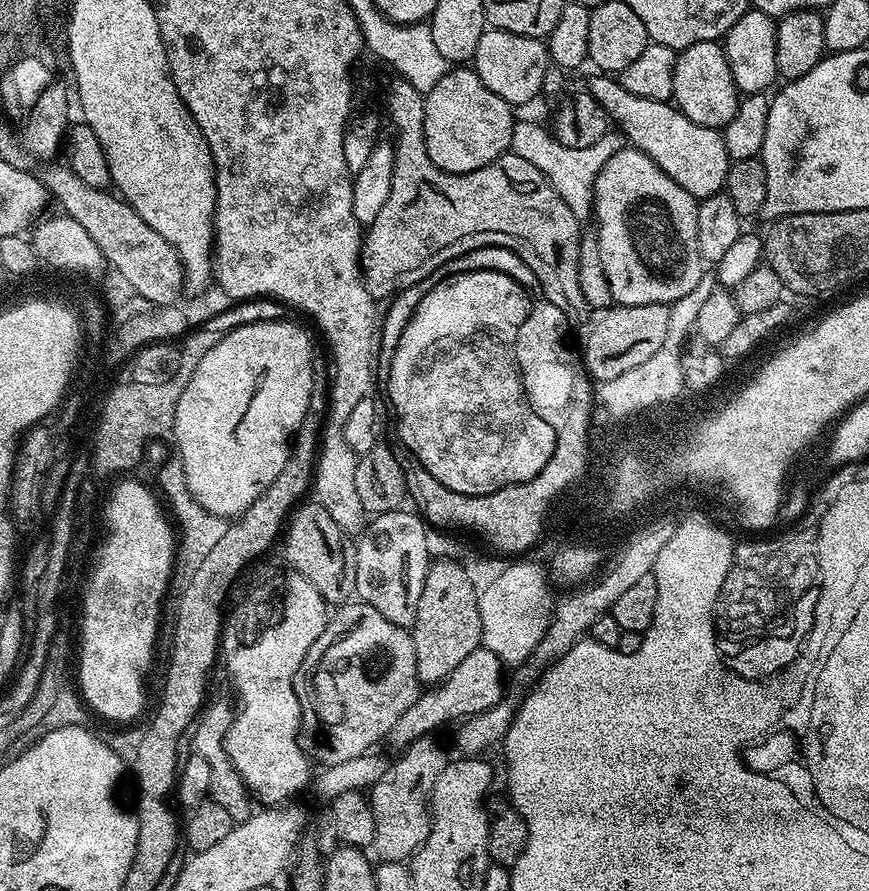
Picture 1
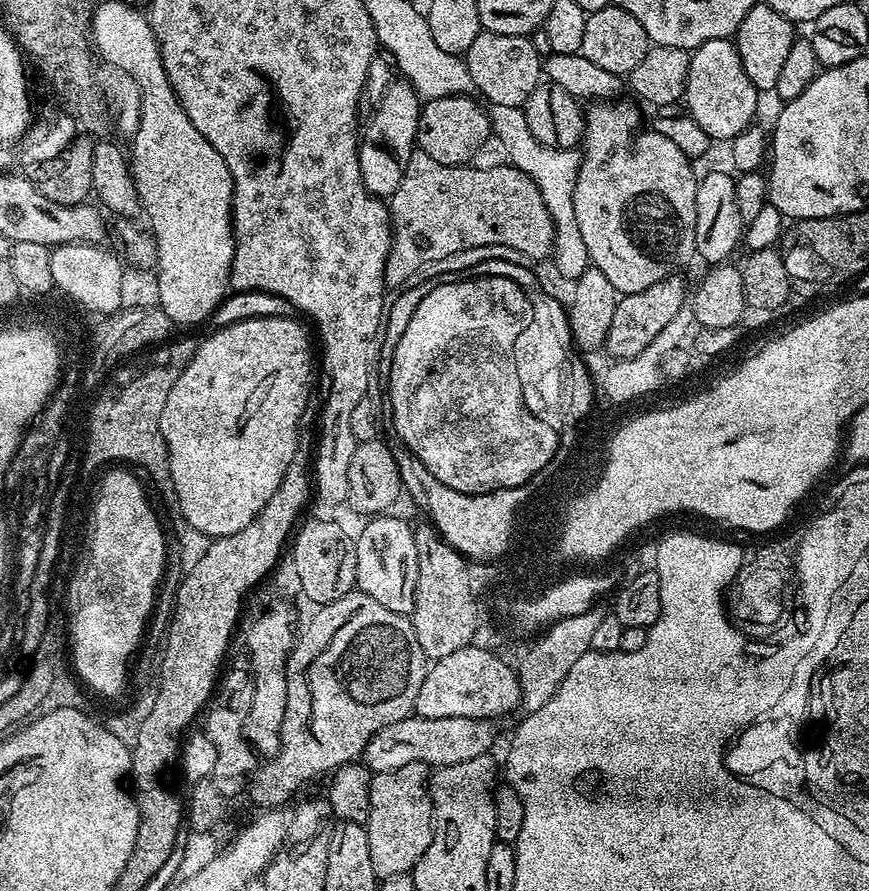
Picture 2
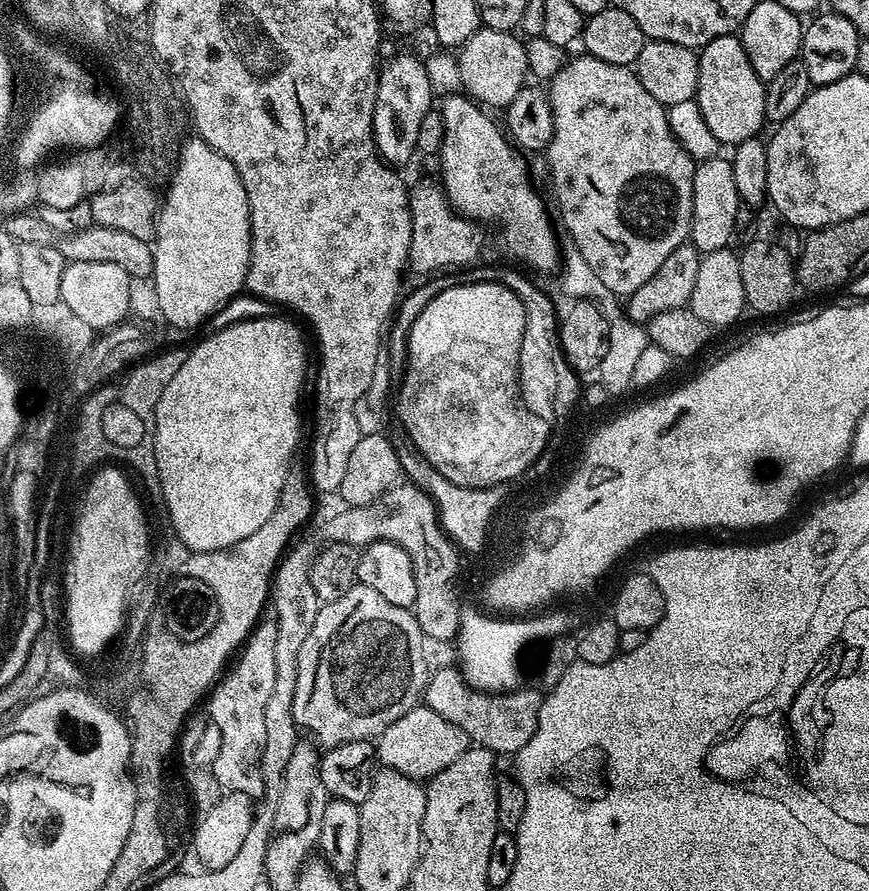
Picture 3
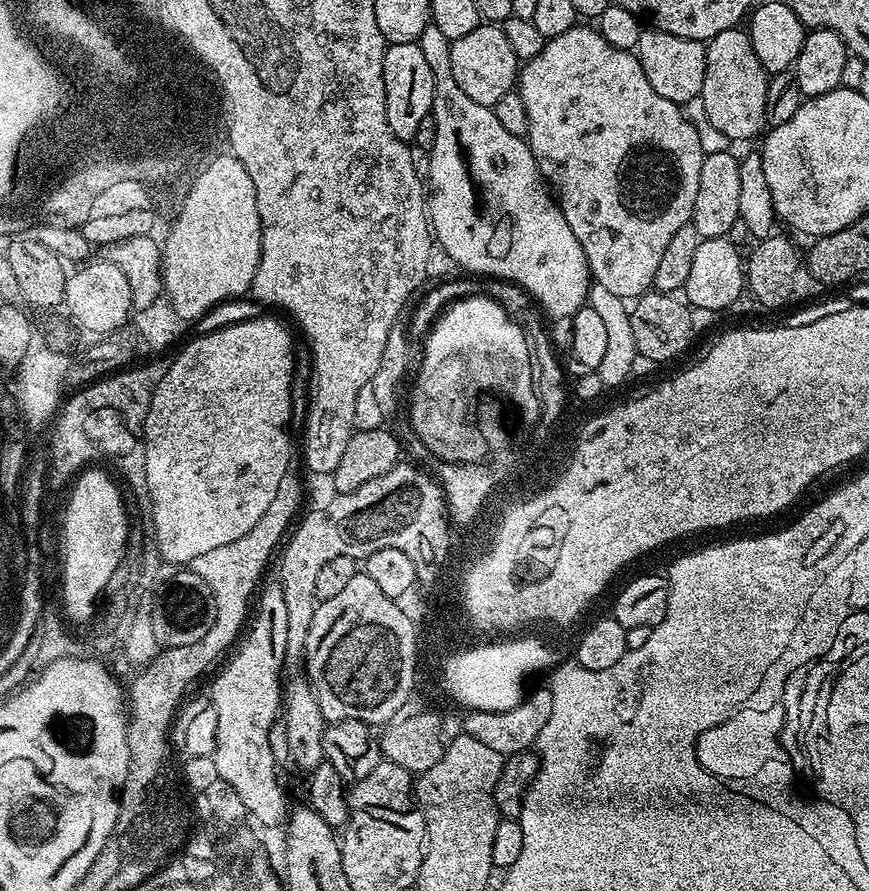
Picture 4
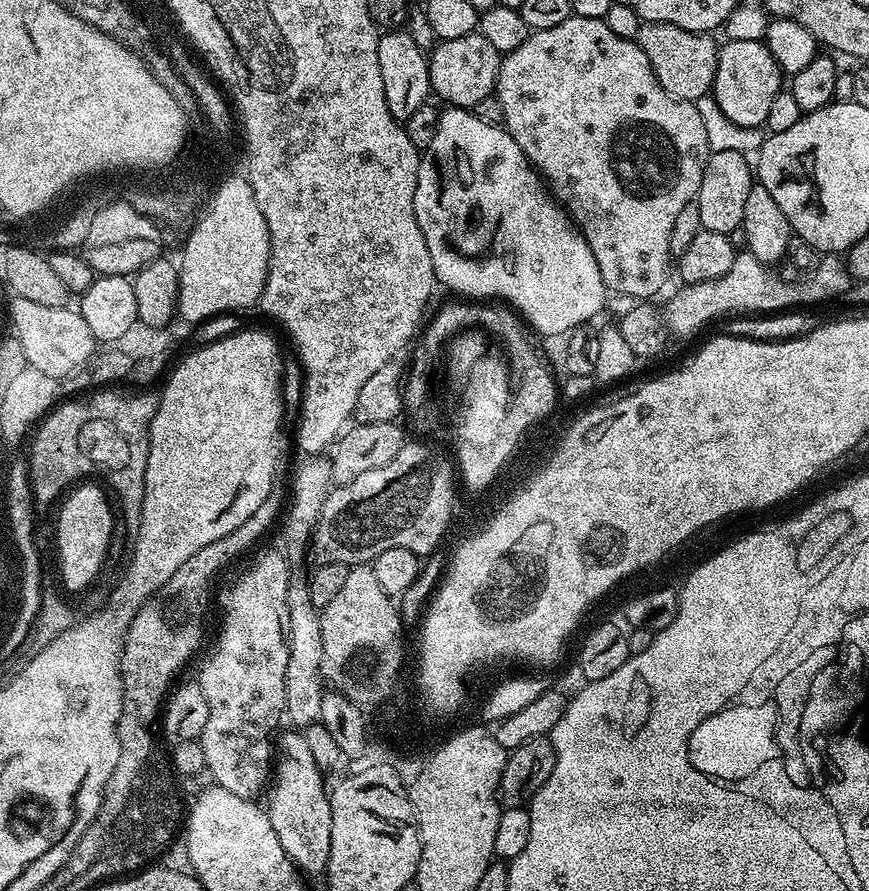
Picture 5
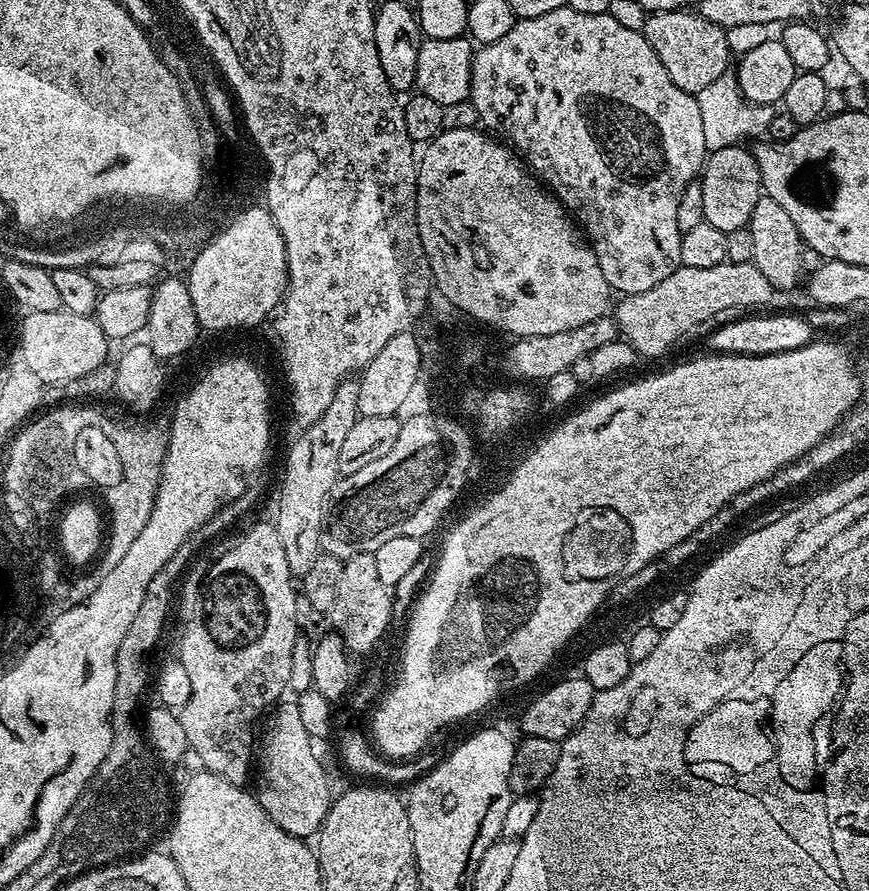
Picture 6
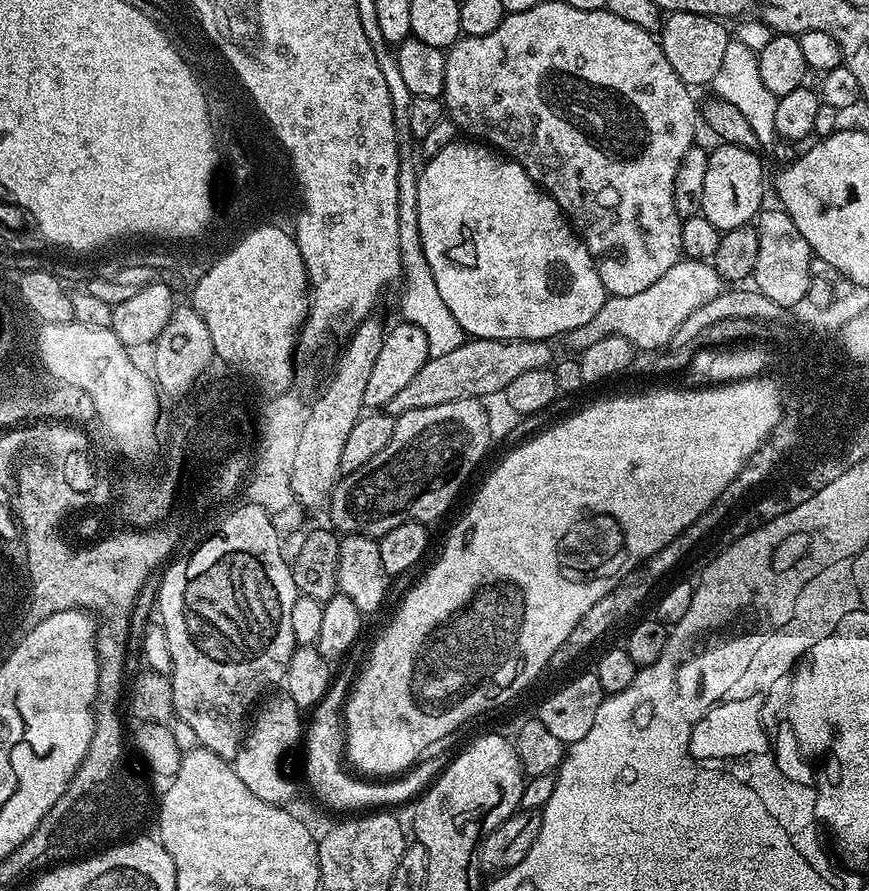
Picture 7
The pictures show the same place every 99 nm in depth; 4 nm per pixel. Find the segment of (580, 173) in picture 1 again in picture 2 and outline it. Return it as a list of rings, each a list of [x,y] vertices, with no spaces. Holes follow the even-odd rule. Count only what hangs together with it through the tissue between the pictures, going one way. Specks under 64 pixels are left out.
[[[494,104],[487,109],[487,113],[495,139],[500,139],[500,144],[508,155],[505,156],[507,163],[513,164],[532,179],[534,186],[538,186],[542,194],[542,202],[546,202],[546,210],[550,210],[550,218],[556,231],[551,263],[556,263],[558,275],[565,276],[568,282],[576,281],[590,264],[586,242],[578,230],[578,218],[574,215],[574,186],[580,173],[581,153],[571,148],[542,146],[542,142],[538,142],[538,138],[530,134],[523,108]]]

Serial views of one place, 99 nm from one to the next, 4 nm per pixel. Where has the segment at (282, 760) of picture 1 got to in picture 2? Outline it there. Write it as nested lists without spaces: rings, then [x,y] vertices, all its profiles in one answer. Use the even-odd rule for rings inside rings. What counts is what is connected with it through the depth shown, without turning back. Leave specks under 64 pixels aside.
[[[280,604],[280,608],[273,616],[266,618],[266,622],[256,625],[254,635],[246,645],[246,652],[252,655],[250,671],[252,674],[252,705],[248,711],[246,735],[249,744],[257,753],[271,758],[280,751],[280,731],[286,714],[286,678],[284,677],[284,665],[288,659],[294,643],[294,631],[292,632],[292,616],[290,604]]]

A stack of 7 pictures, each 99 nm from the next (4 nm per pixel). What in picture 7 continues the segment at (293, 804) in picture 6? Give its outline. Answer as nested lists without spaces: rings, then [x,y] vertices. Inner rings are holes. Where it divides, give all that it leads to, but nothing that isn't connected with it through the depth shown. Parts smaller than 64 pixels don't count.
[[[287,694],[271,696],[269,695],[255,709],[254,715],[247,725],[244,738],[240,741],[238,754],[235,760],[231,761],[231,766],[238,774],[238,778],[242,778],[246,790],[250,790],[250,794],[254,794],[254,798],[262,798],[262,802],[288,806],[296,796],[296,784],[280,767],[283,766],[288,751],[295,744],[297,747],[301,743],[302,709]]]

